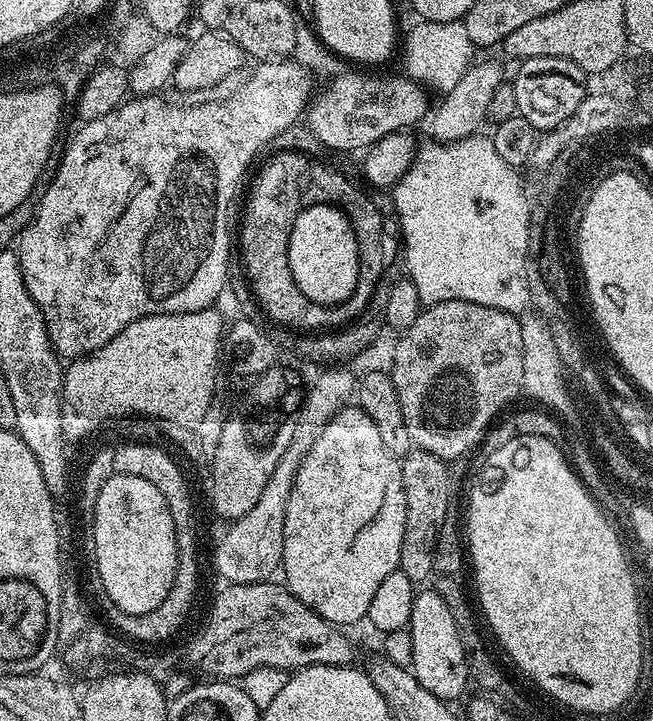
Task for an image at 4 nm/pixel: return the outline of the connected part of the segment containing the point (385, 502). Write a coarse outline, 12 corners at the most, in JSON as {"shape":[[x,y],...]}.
{"shape":[[361,408],[318,434],[282,576],[331,624],[399,569],[406,490]]}

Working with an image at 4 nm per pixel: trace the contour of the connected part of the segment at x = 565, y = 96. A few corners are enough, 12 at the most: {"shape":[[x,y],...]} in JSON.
{"shape":[[566,58],[519,61],[518,115],[537,130],[566,122],[586,74]]}

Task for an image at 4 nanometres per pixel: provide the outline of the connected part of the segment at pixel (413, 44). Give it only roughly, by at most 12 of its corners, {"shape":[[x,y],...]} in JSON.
{"shape":[[420,20],[403,75],[445,94],[474,63],[463,20]]}

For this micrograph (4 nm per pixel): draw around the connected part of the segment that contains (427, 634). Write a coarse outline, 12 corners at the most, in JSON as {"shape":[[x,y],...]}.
{"shape":[[417,591],[413,675],[438,699],[470,687],[440,596]]}

